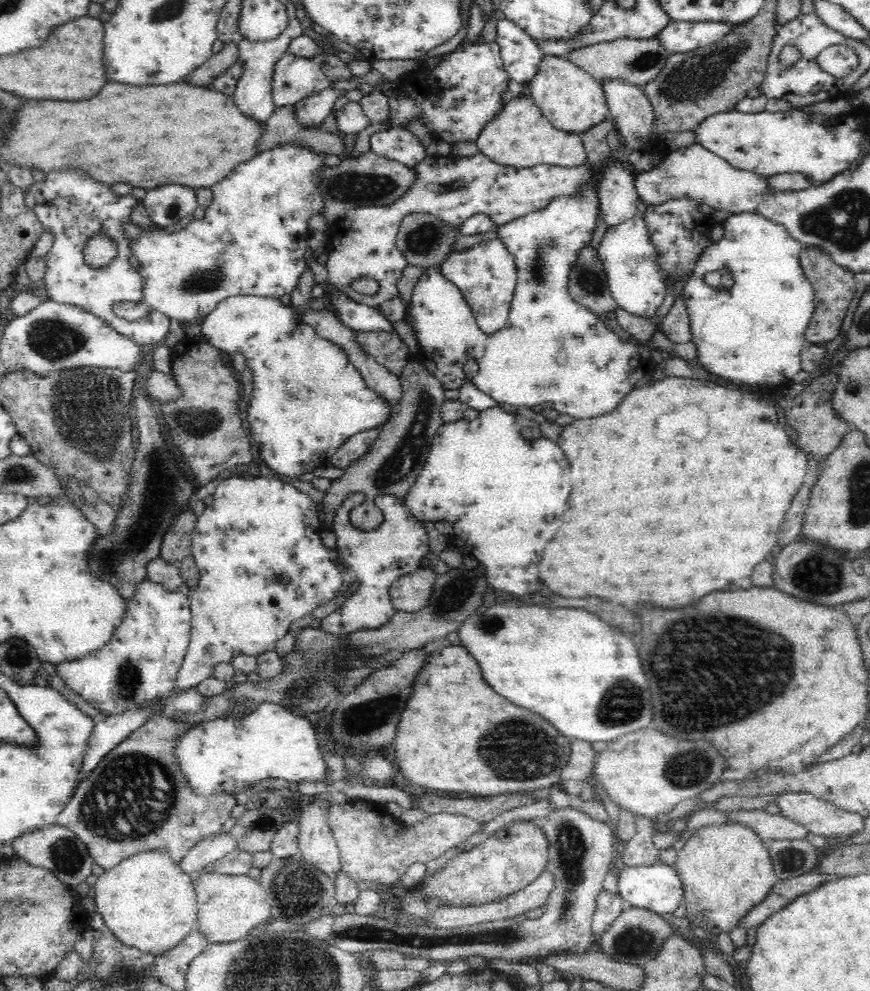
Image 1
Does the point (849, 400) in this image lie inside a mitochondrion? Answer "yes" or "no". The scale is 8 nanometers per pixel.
no

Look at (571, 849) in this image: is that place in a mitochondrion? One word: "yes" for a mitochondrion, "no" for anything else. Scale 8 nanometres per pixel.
yes

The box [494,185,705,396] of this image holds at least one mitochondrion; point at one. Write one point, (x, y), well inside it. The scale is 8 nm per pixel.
(590, 280)

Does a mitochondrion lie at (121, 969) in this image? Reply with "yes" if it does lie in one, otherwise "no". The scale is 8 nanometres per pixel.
yes

